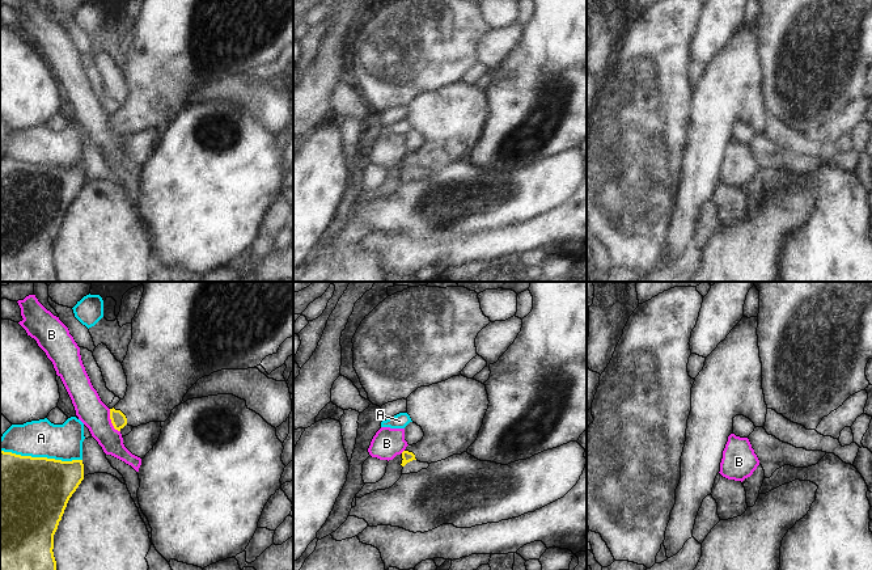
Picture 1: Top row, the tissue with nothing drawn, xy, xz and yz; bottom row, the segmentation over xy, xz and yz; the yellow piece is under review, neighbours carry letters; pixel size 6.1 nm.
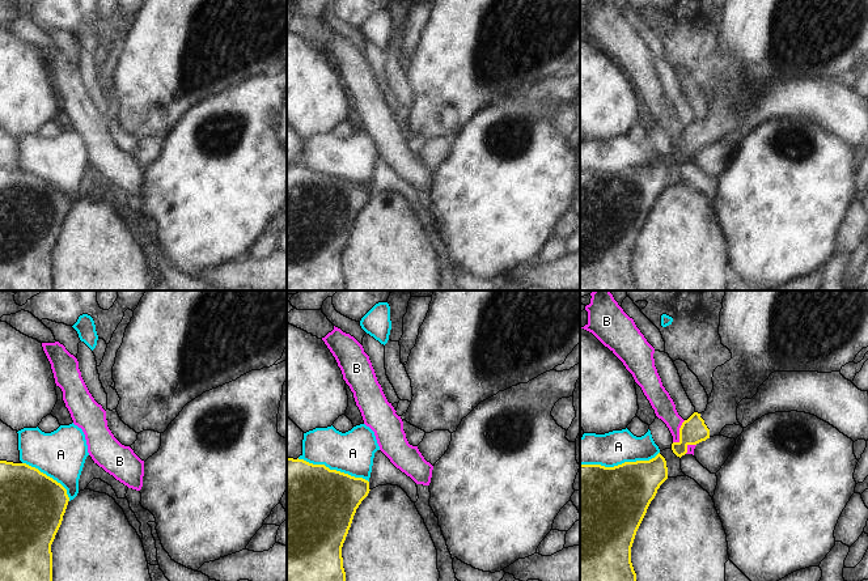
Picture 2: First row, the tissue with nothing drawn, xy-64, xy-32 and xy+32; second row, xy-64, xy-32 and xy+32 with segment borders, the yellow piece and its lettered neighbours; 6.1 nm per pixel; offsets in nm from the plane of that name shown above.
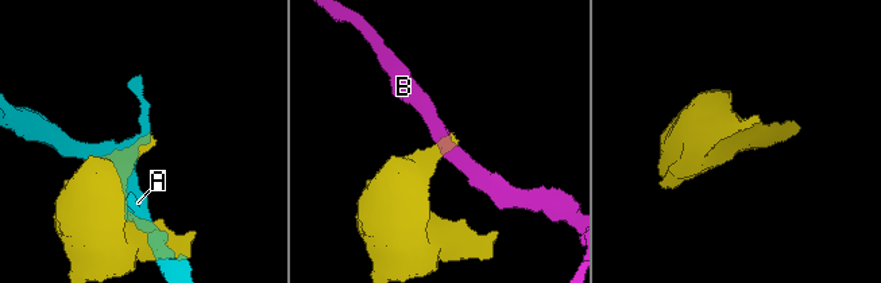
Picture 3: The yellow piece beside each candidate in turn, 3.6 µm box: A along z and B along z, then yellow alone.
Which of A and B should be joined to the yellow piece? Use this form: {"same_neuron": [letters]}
{"same_neuron": []}

